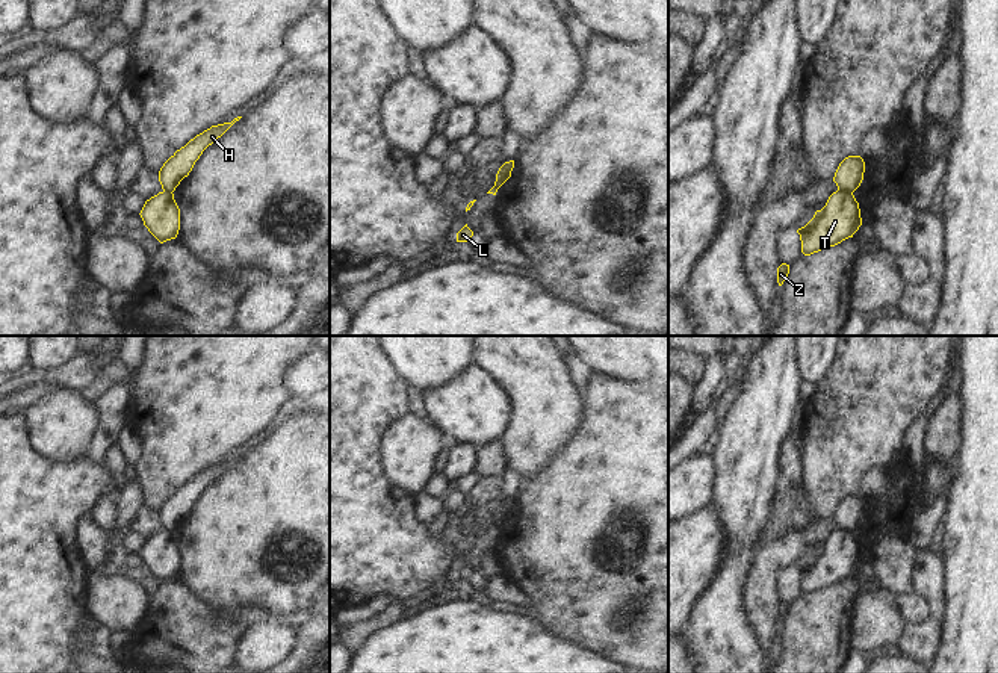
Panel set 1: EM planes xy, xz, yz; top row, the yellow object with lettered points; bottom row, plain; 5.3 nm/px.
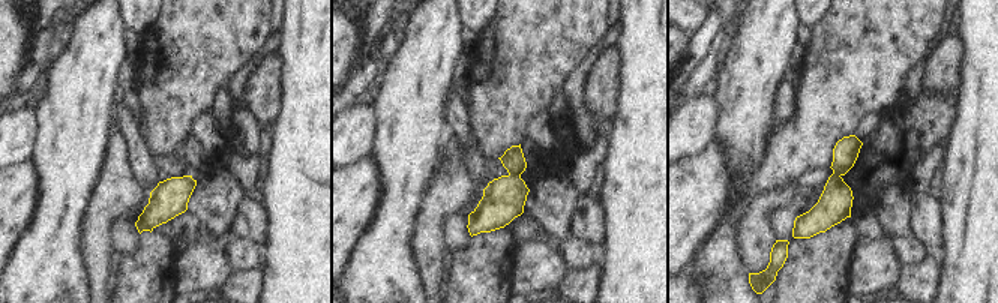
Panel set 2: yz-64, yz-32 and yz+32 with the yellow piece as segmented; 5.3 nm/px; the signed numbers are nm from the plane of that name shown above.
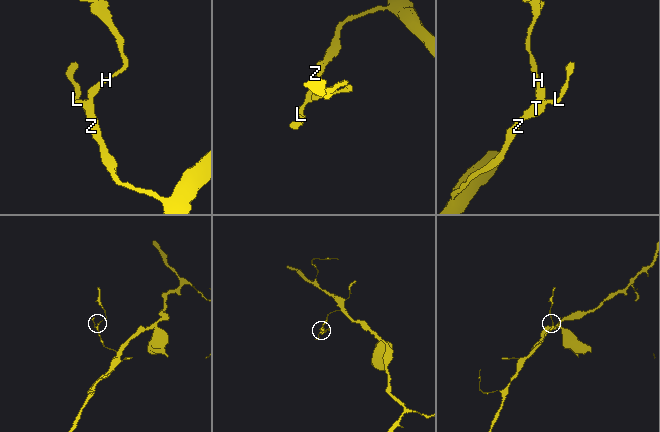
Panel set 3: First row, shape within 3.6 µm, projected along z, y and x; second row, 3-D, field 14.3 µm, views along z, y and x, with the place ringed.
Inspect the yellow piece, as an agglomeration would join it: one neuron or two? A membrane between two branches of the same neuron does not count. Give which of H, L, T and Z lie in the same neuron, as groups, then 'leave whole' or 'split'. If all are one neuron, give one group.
H / L T Z | split

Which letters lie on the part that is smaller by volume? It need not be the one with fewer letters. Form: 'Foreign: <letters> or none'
Foreign: H

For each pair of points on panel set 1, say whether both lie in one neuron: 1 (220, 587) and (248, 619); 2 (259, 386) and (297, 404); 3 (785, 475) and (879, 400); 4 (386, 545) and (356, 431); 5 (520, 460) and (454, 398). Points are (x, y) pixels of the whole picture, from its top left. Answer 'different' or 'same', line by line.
1: different
2: different
3: different
4: same
5: different

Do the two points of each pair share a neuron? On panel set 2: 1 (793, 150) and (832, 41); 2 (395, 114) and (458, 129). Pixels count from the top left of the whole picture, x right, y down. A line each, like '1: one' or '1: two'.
1: one
2: two

